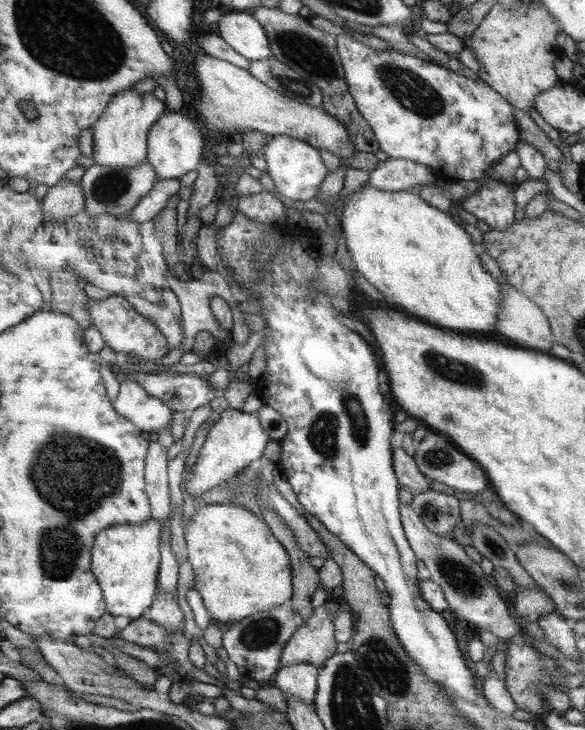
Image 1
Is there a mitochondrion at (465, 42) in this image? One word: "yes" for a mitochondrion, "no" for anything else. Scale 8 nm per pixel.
no

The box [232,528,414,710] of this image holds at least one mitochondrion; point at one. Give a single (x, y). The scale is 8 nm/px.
(382, 665)

